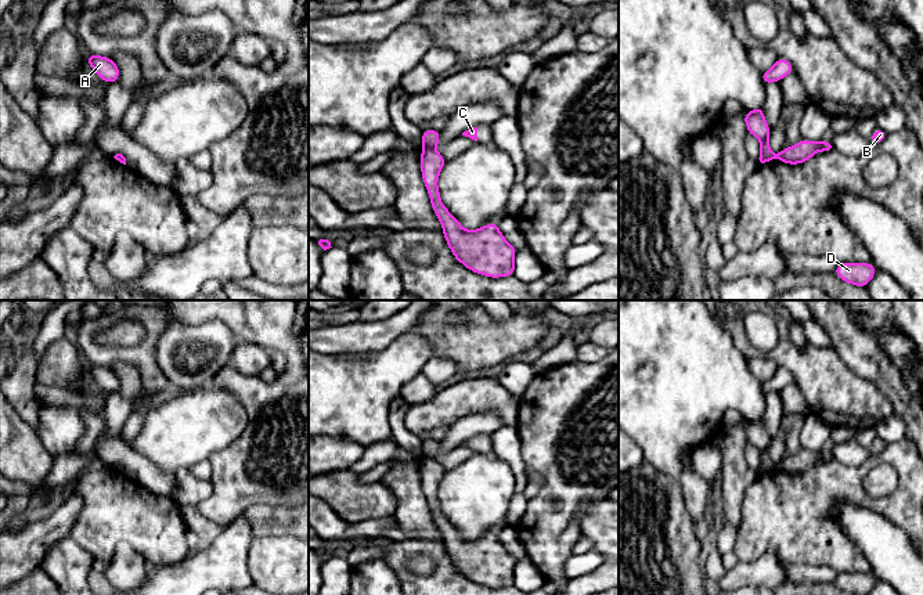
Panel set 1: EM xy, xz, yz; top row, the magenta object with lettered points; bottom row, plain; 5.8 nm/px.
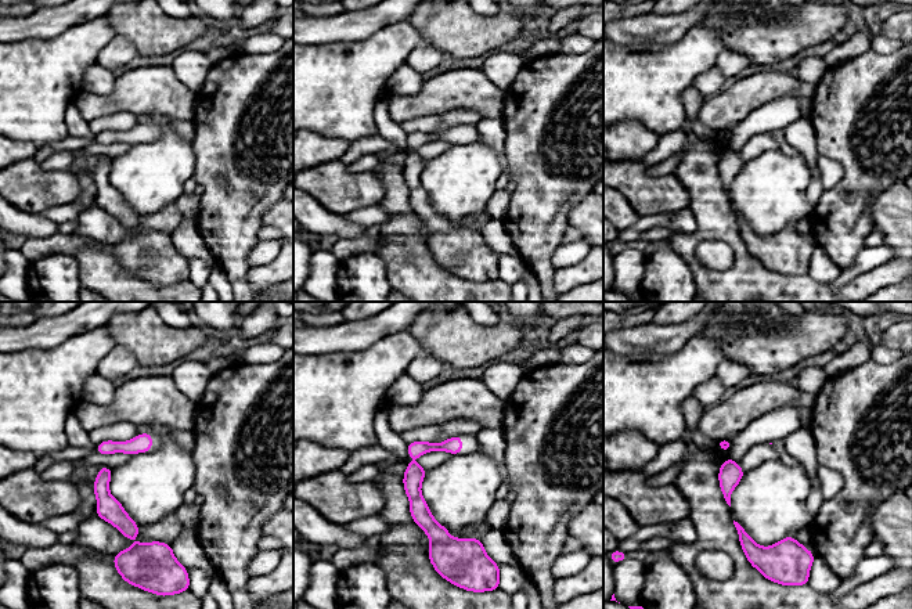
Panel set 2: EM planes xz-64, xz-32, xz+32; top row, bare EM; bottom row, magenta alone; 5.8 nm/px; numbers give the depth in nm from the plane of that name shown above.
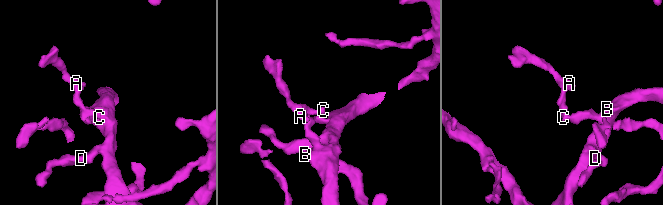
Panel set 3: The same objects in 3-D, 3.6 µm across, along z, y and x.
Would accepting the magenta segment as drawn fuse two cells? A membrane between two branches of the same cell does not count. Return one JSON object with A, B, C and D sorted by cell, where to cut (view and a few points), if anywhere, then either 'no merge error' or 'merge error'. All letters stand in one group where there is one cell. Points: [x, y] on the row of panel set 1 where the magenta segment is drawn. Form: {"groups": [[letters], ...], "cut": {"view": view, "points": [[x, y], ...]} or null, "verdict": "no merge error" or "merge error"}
{"groups": [["A", "C"], ["B", "D"]], "cut": {"view": "xz", "points": [[425, 147], [433, 148]]}, "verdict": "merge error"}

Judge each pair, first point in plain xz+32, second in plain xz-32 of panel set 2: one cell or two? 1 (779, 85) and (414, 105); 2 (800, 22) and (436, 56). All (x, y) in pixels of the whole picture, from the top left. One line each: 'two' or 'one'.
1: one
2: two

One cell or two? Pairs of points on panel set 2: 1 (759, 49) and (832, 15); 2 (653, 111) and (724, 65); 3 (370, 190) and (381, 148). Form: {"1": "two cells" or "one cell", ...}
{"1": "one cell", "2": "two cells", "3": "two cells"}

